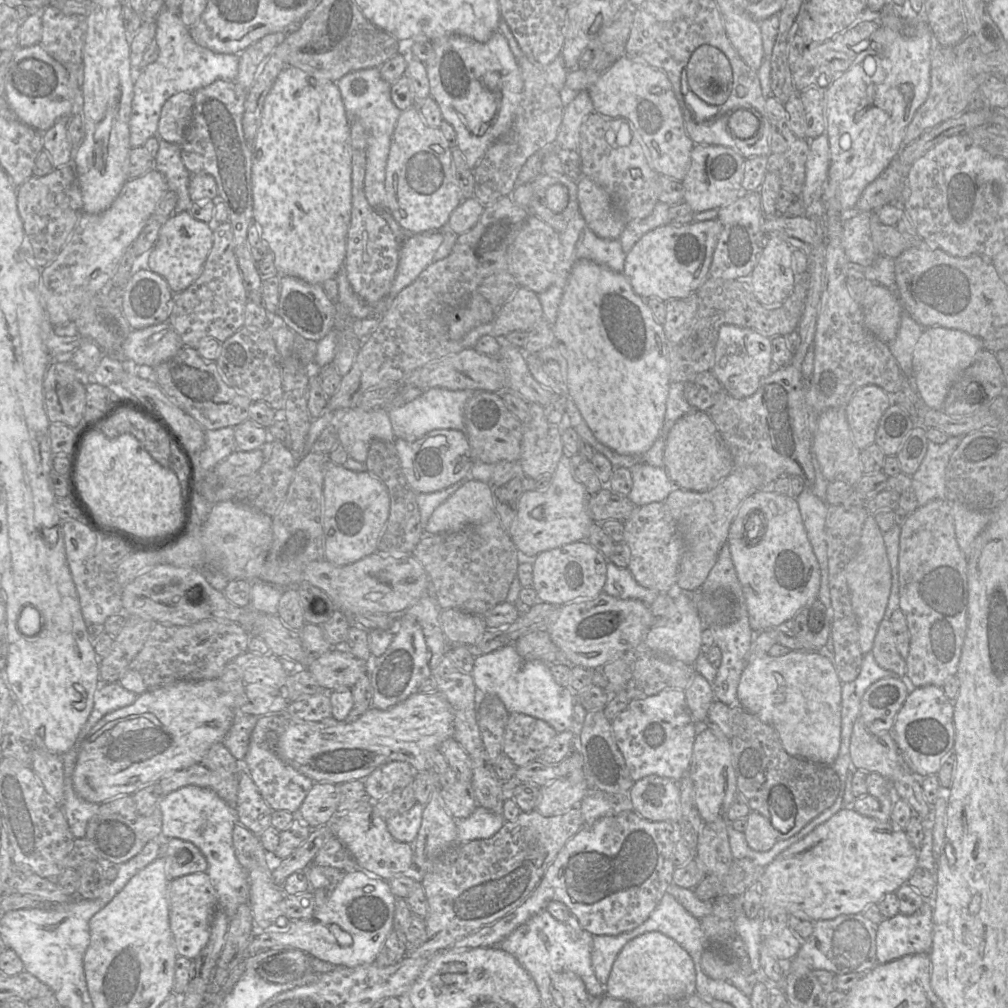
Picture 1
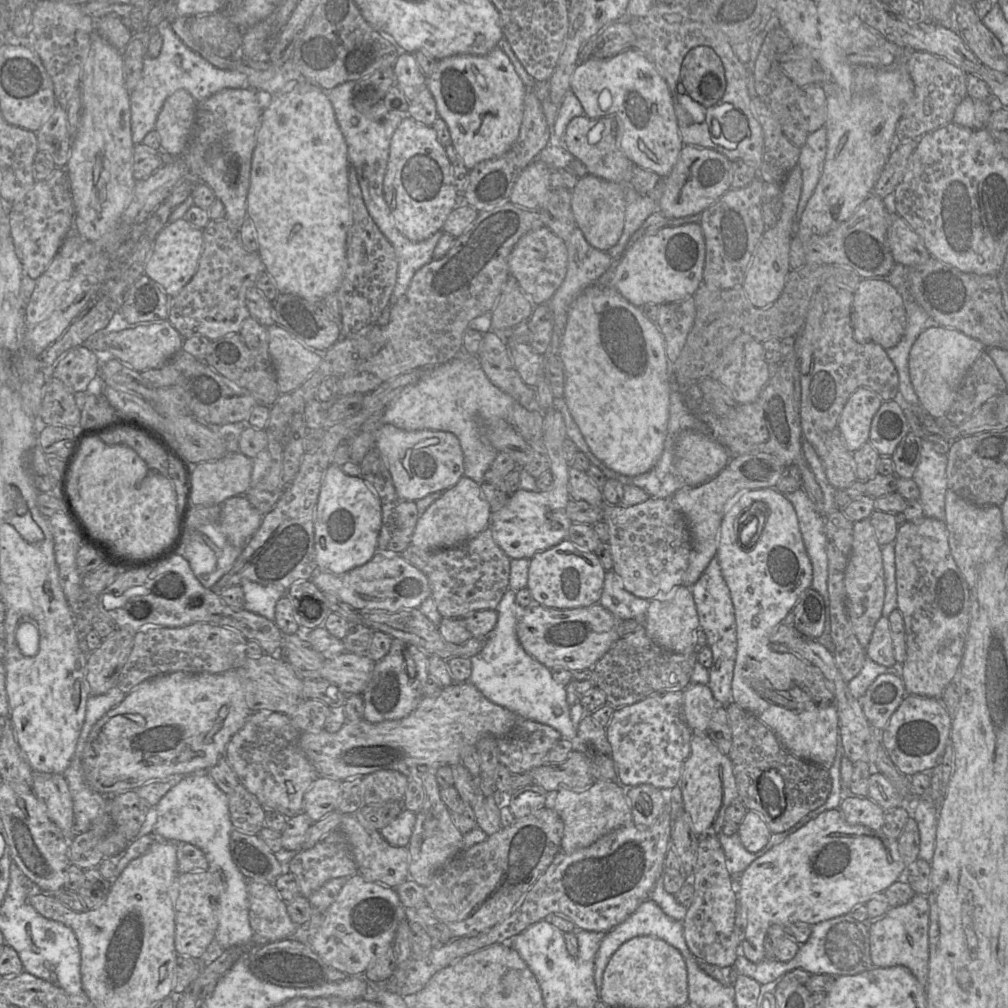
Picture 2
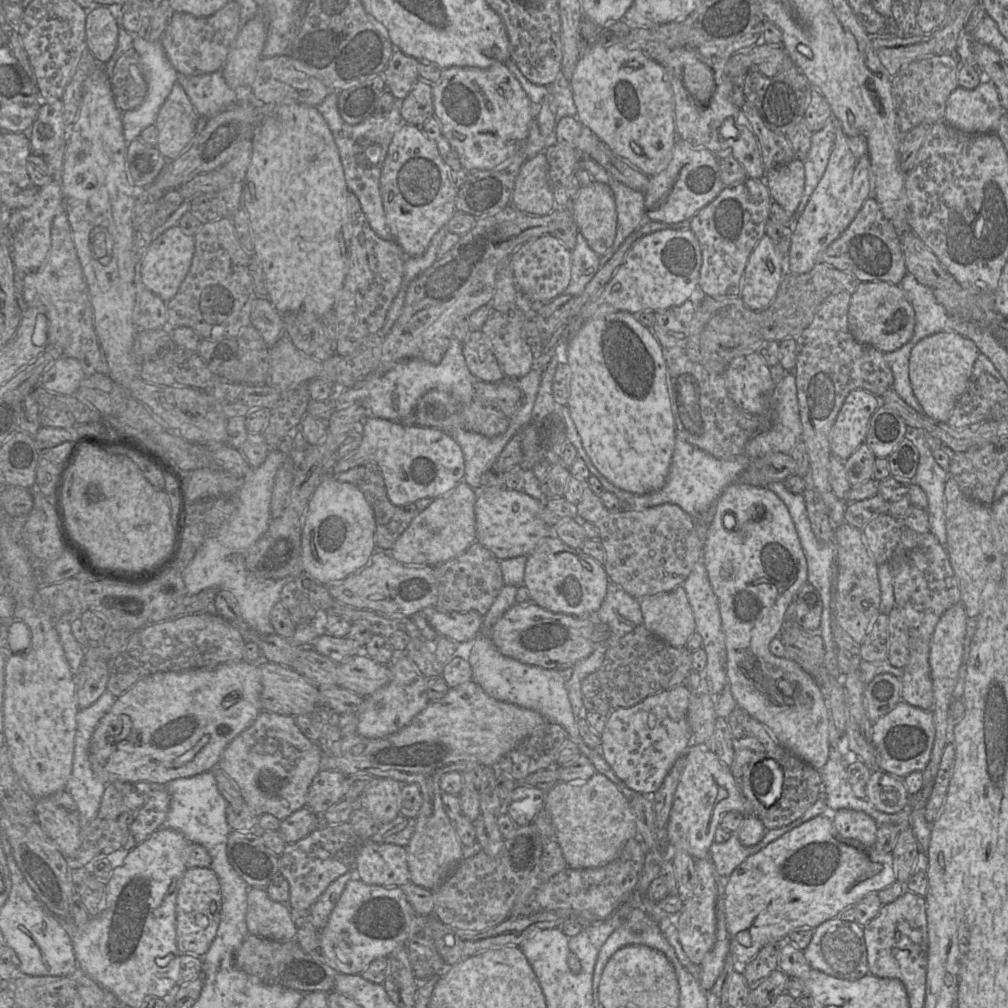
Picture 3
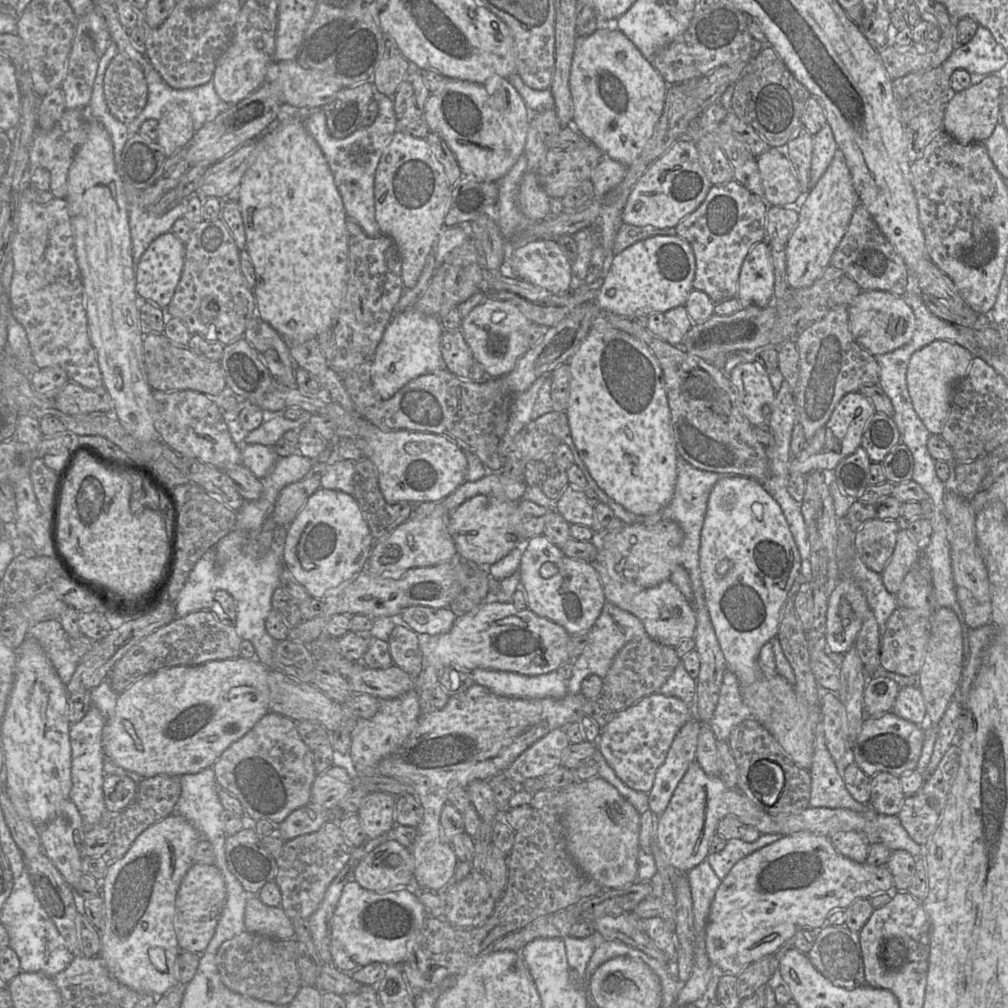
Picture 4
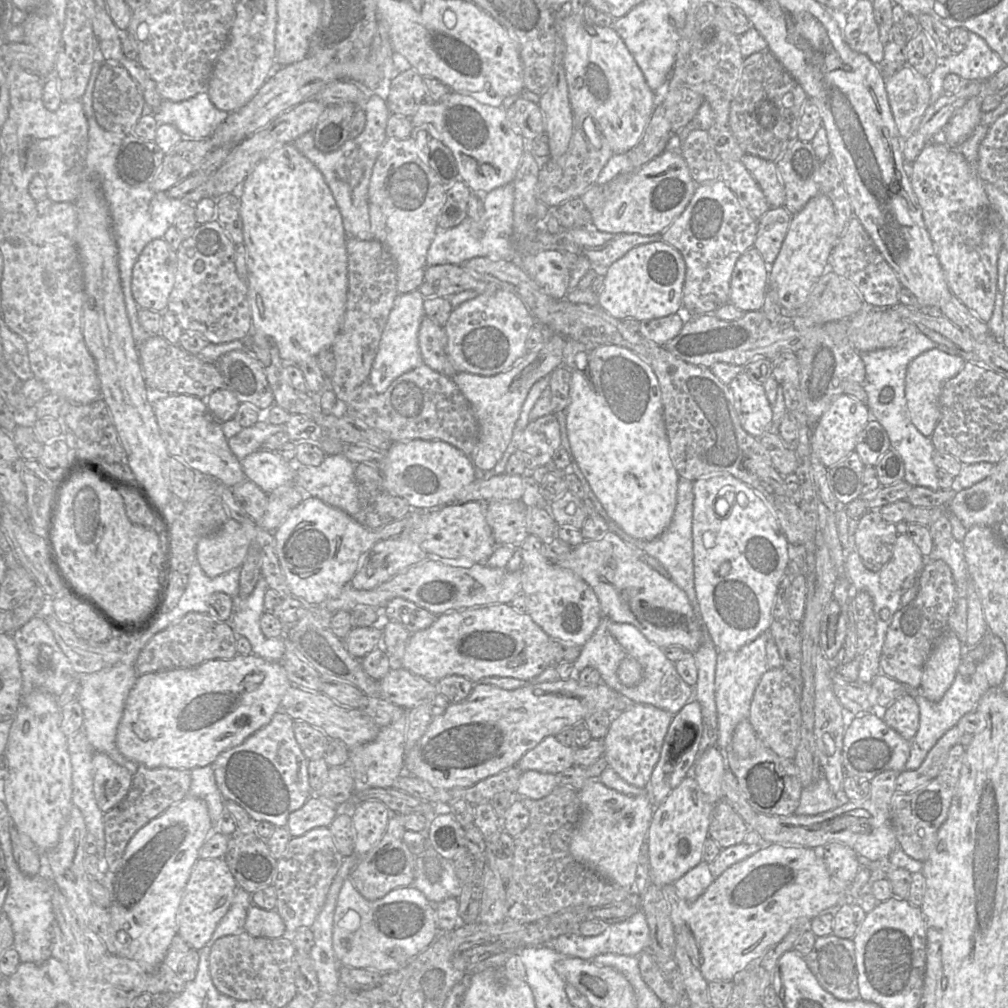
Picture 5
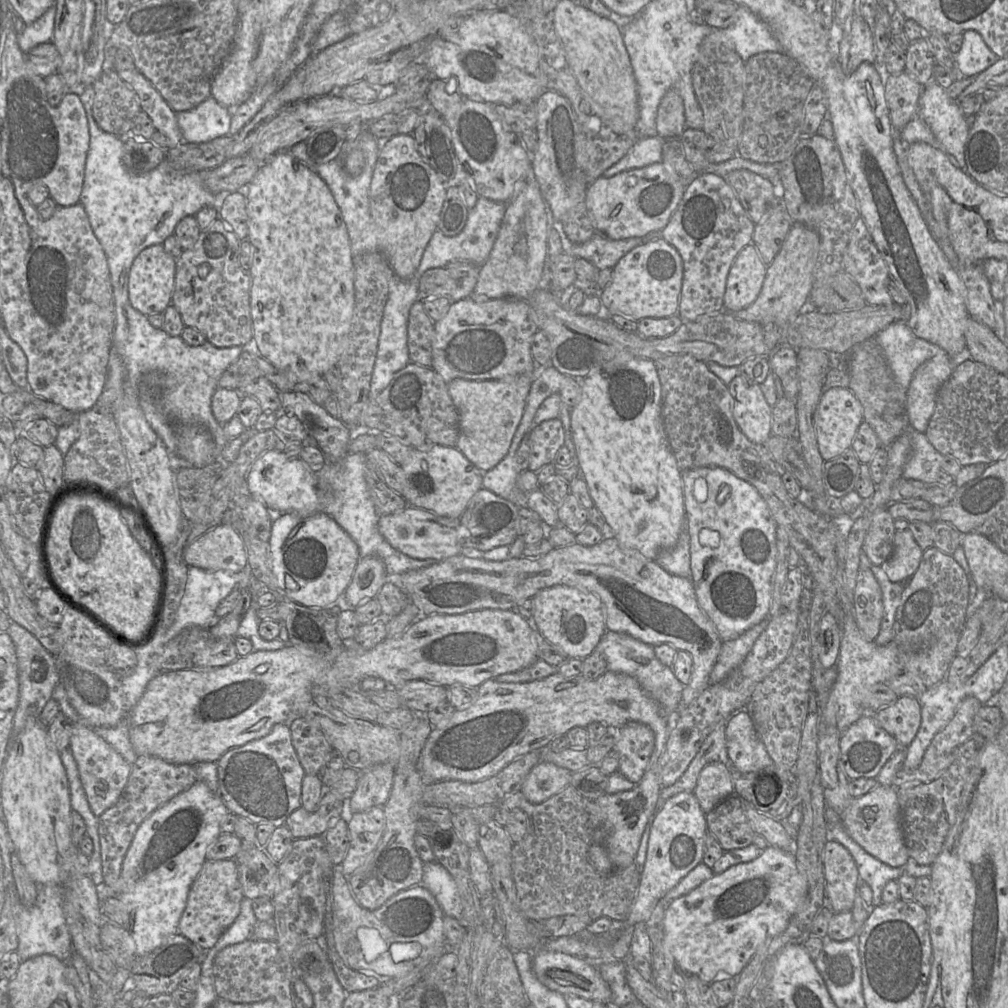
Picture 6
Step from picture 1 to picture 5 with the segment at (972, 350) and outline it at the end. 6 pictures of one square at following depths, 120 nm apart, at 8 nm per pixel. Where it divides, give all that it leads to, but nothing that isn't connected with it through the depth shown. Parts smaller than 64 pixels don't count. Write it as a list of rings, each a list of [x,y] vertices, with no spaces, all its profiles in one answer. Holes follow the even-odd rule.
[[[931,349],[917,356],[909,364],[905,382],[907,406],[912,423],[924,436],[931,437],[940,419],[939,400],[945,382],[956,376],[965,363],[959,355]]]

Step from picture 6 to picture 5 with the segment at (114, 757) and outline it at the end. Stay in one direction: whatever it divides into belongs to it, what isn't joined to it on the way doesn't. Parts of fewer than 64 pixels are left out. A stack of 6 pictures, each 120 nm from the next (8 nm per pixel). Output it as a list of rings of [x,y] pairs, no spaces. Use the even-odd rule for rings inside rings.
[[[94,752],[92,764],[95,799],[99,809],[106,813],[125,798],[133,775],[102,752]]]

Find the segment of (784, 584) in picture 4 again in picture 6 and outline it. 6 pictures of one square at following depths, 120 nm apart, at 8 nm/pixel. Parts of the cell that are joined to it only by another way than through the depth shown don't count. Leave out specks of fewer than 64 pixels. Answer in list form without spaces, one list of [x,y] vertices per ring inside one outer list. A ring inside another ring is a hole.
[[[724,468],[685,470],[681,479],[697,602],[722,641],[732,640],[769,616],[778,525],[758,491]],[[722,488],[729,488],[729,493],[720,504],[717,496]]]

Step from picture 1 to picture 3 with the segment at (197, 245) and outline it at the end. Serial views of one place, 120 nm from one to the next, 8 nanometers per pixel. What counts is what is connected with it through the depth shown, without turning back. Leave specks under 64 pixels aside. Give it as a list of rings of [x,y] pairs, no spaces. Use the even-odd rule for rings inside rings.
[[[179,225],[167,229],[149,246],[140,268],[140,285],[144,286],[164,302],[169,302],[178,292],[185,279],[195,252],[194,236],[183,233]]]

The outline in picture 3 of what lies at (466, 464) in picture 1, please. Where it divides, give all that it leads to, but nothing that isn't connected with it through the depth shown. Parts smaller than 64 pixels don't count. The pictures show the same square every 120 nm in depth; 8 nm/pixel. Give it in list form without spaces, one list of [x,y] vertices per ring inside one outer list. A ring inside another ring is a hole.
[[[369,414],[363,422],[362,443],[360,447],[333,466],[332,475],[359,467],[368,462],[379,466],[385,482],[387,496],[395,506],[415,503],[423,498],[435,499],[452,491],[464,478],[464,455],[459,444],[444,431],[426,426],[405,425],[381,419]]]

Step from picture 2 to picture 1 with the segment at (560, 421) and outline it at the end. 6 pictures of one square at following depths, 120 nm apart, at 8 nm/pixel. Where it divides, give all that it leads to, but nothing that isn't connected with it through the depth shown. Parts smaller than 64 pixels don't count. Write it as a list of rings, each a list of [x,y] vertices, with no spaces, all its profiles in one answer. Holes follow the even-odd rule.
[[[564,453],[549,487],[544,491],[524,491],[518,499],[518,511],[511,527],[510,538],[519,553],[535,558],[547,550],[587,540],[590,527],[594,523],[588,513],[590,497],[584,485],[574,477],[570,457]]]

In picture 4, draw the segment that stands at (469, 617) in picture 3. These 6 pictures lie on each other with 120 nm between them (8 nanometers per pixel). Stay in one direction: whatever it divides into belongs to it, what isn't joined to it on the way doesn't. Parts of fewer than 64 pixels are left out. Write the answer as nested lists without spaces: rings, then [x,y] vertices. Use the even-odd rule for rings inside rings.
[[[410,606],[401,611],[398,619],[417,634],[435,636],[448,632],[457,617],[450,608]]]

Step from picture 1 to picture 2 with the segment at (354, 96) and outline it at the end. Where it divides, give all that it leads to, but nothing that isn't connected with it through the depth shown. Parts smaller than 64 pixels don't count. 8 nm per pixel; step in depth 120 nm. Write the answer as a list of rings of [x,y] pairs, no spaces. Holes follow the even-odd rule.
[[[356,81],[342,83],[326,91],[326,94],[333,106],[337,122],[347,144],[349,166],[353,166],[357,172],[365,206],[380,231],[383,234],[386,233],[391,239],[387,231],[391,231],[395,225],[384,198],[383,182],[389,159],[391,139],[405,114],[388,110],[383,99],[367,112],[359,112],[352,103],[352,92],[355,84]]]

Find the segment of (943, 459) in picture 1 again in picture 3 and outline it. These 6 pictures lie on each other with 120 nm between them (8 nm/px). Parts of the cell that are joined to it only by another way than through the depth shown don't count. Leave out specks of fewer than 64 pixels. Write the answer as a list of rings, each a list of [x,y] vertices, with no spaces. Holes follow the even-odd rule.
[[[908,429],[905,438],[911,440],[919,451],[919,463],[913,483],[919,485],[928,499],[929,531],[946,548],[946,498],[945,485],[949,472],[945,471],[933,457],[923,432],[925,430]]]

